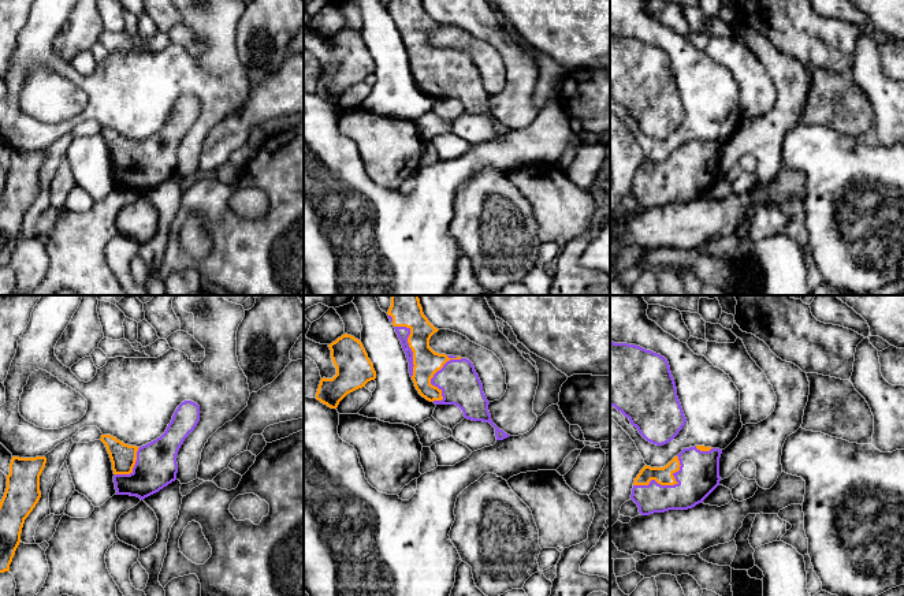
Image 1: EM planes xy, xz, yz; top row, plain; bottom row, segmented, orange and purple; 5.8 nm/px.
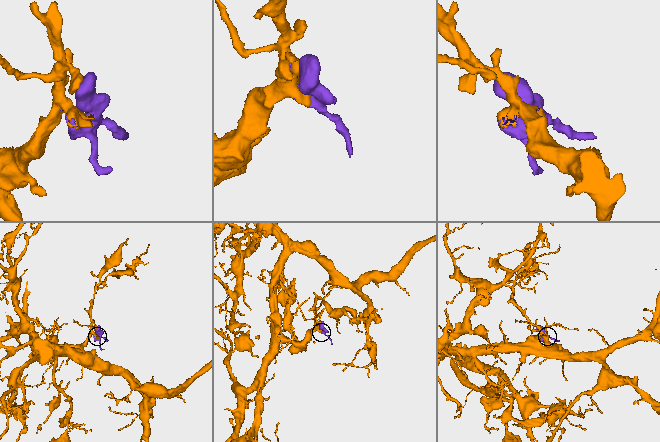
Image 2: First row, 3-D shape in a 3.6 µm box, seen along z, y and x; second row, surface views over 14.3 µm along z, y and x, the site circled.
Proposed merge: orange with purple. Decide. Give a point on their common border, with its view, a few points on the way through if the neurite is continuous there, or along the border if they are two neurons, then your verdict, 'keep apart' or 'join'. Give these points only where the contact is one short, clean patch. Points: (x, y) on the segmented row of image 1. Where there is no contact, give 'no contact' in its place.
contact yz (666, 484); join

